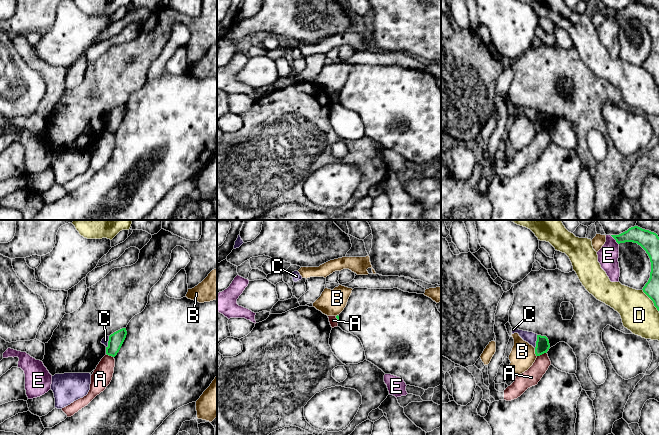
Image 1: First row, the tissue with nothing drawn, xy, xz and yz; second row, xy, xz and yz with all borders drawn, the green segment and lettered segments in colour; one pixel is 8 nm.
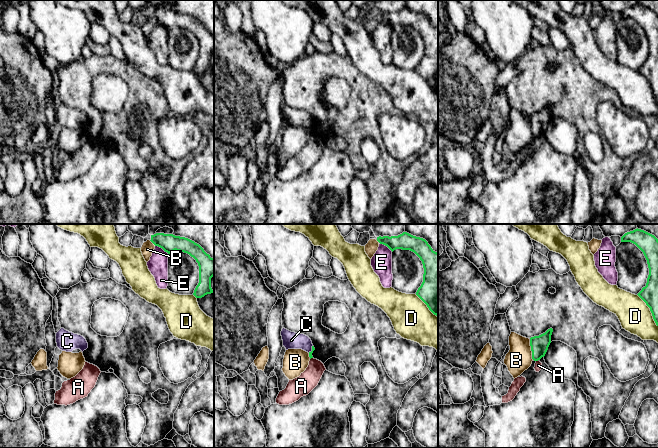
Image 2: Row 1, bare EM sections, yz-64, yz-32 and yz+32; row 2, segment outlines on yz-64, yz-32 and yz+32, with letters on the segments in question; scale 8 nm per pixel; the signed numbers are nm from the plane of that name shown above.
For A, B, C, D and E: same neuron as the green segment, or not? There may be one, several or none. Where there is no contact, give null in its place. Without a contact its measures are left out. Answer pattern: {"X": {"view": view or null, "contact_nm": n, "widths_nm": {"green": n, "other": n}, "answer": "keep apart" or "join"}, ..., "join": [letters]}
{"A": {"view": "yz", "contact_nm": 90, "widths_nm": {"green": 110, "other": 140}, "answer": "keep apart"}, "B": {"view": "yz", "contact_nm": 70, "widths_nm": {"green": 110, "other": 200}, "answer": "keep apart"}, "C": {"view": "yz", "contact_nm": 110, "widths_nm": {"green": 110, "other": 90}, "answer": "keep apart"}, "D": {"view": "yz", "contact_nm": 220, "widths_nm": {"green": 120, "other": 280}, "answer": "keep apart"}, "E": {"view": "yz", "contact_nm": 100, "widths_nm": {"green": 150, "other": 170}, "answer": "keep apart"}, "join": []}

